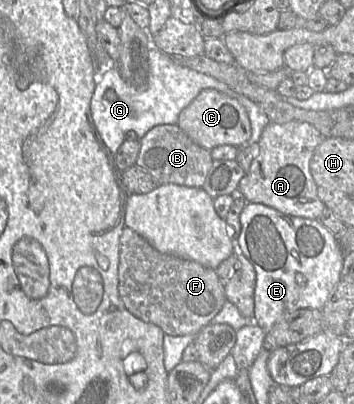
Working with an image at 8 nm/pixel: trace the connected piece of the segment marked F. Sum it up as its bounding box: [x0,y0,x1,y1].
[119,226,227,334]

